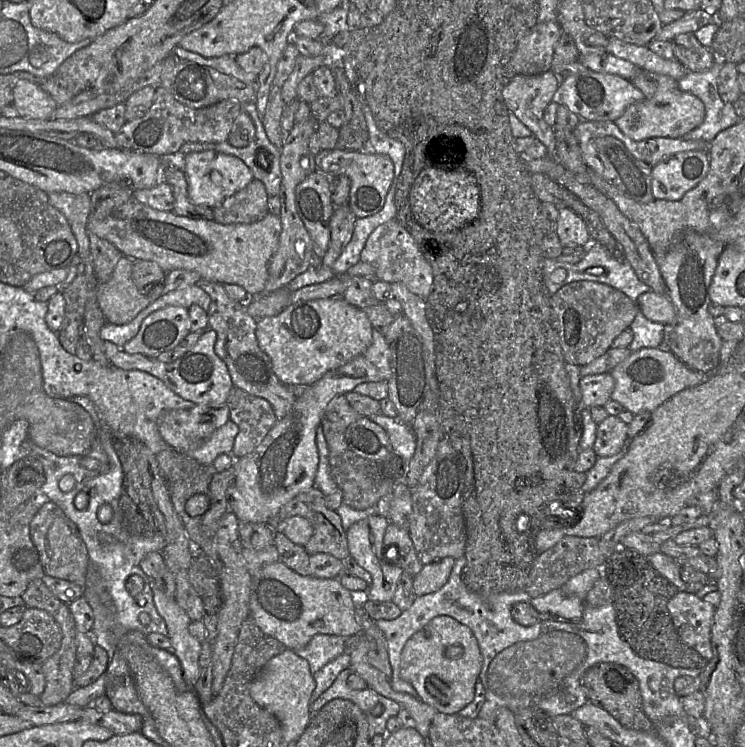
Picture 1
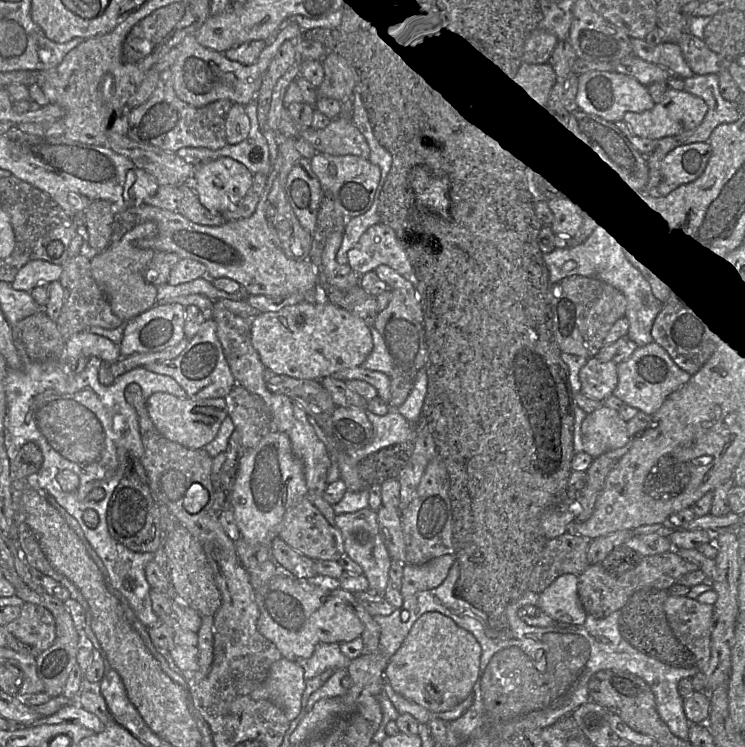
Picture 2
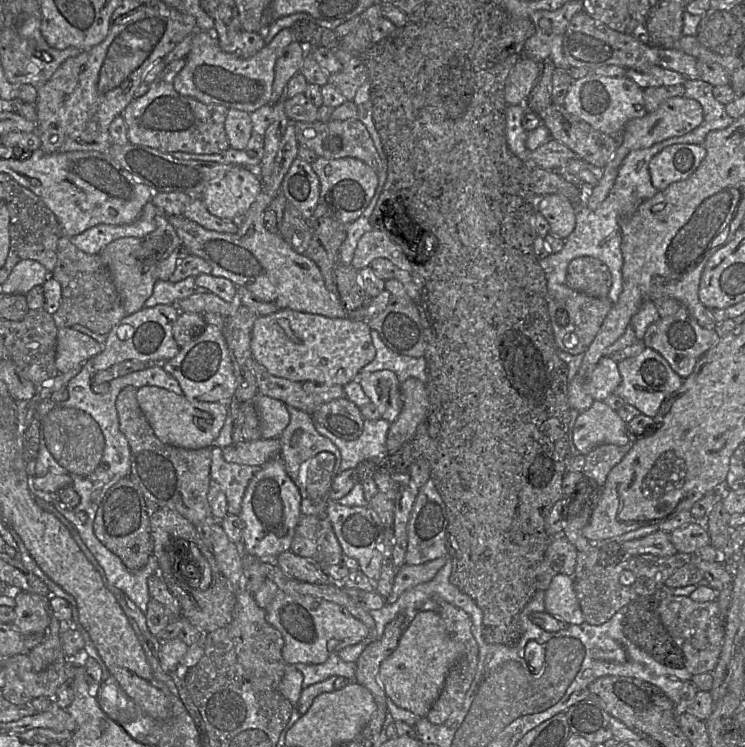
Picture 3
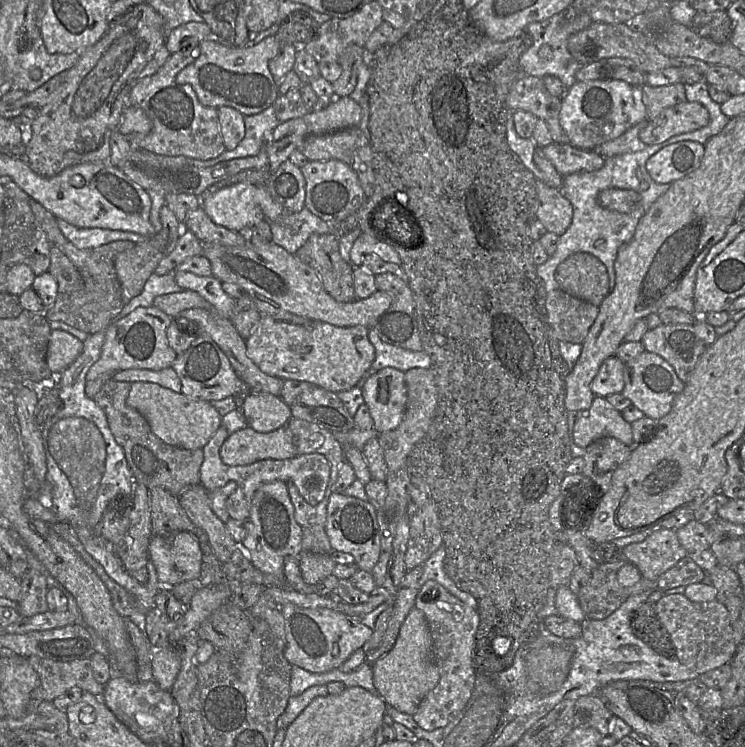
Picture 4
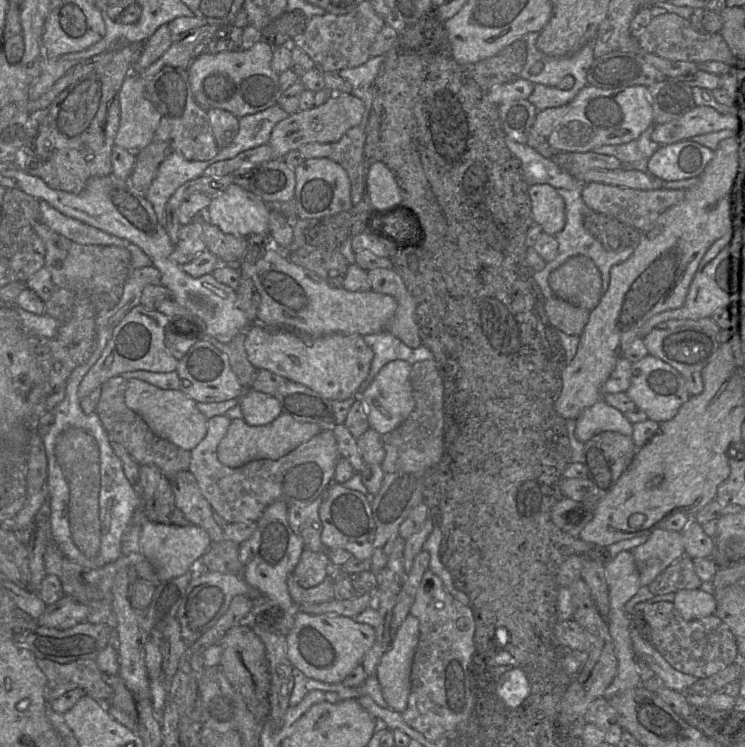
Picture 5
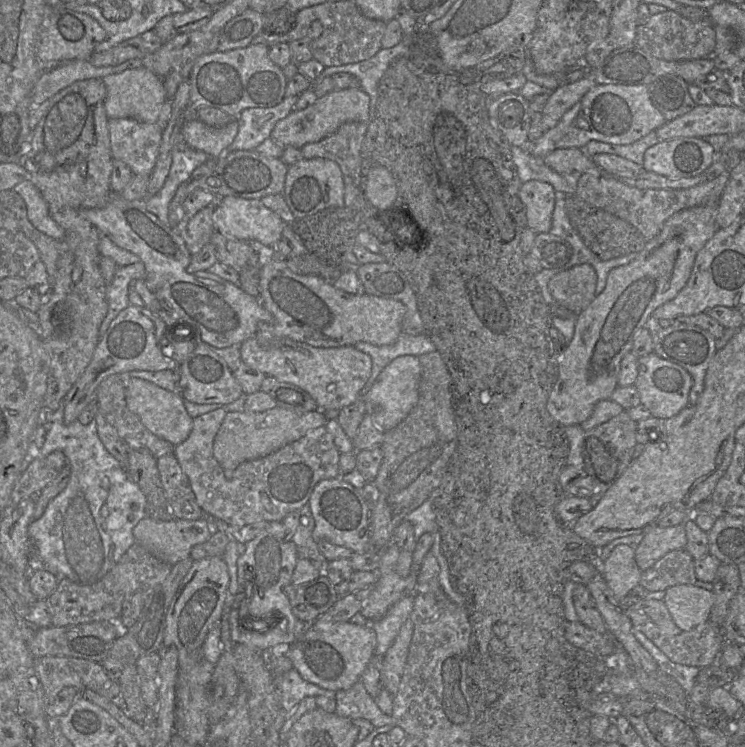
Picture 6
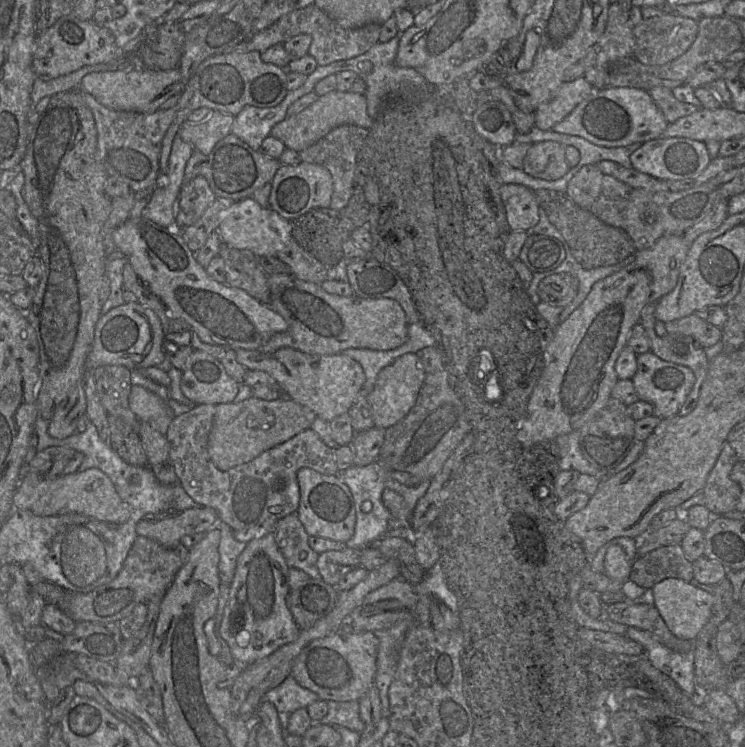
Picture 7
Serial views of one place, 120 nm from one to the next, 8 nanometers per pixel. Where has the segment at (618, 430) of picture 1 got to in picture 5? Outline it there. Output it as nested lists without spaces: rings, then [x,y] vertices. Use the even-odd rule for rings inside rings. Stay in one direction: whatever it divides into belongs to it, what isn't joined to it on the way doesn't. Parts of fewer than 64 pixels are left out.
[[[601,399],[584,409],[576,419],[575,437],[585,443],[604,431],[614,431],[632,437],[633,424],[626,419],[624,413]]]

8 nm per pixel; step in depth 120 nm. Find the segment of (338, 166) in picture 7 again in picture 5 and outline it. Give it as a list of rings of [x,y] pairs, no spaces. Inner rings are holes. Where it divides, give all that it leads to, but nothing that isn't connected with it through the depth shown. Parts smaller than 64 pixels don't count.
[[[358,125],[350,128],[336,142],[307,143],[298,148],[304,159],[329,158],[347,172],[351,184],[351,201],[357,205],[366,192],[368,168],[364,158],[365,131]]]

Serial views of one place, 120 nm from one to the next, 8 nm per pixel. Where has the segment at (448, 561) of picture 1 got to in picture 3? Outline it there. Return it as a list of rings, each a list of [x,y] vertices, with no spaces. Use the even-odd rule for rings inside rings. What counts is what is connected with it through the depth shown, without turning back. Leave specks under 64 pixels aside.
[[[440,557],[418,565],[408,565],[405,563],[397,571],[392,591],[386,598],[386,603],[395,602],[407,589],[432,580],[445,565],[446,560],[446,557]]]

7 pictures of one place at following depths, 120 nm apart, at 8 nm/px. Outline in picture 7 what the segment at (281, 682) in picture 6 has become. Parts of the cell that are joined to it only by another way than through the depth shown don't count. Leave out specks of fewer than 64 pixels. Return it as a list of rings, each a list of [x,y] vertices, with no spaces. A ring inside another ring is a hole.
[[[290,675],[278,687],[268,691],[263,700],[271,702],[276,707],[280,723],[286,731],[289,719],[296,710],[308,708],[320,698],[316,693],[299,685]]]

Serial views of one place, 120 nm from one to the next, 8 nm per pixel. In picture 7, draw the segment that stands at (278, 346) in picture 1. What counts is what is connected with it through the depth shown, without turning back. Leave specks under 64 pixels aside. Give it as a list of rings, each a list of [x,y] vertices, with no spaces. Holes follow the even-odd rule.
[[[281,348],[273,353],[263,353],[260,349],[234,351],[237,361],[247,370],[267,372],[276,380],[283,396],[309,408],[327,422],[348,413],[366,381],[361,364],[341,353],[311,355],[293,348]]]

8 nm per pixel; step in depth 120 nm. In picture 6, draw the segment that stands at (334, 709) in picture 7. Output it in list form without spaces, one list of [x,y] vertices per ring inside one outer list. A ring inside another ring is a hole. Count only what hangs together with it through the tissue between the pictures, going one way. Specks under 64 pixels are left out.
[[[362,680],[347,690],[336,692],[336,714],[354,719],[366,719],[375,727],[395,725],[392,715],[384,714],[373,697],[366,691]]]

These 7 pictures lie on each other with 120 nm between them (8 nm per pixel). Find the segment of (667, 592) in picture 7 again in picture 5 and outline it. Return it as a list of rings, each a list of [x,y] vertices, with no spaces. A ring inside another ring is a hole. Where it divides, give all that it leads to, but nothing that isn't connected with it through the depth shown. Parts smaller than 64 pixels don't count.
[[[681,589],[675,593],[673,603],[685,620],[695,620],[716,613],[715,594],[696,589]]]

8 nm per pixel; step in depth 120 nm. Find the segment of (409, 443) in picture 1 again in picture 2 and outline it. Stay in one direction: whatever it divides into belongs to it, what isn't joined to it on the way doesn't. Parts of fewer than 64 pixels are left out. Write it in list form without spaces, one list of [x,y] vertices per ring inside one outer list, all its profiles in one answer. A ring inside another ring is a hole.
[[[391,409],[384,416],[367,411],[367,416],[374,428],[373,441],[361,449],[344,448],[358,462],[381,449],[414,440],[414,425],[398,413],[397,409]]]

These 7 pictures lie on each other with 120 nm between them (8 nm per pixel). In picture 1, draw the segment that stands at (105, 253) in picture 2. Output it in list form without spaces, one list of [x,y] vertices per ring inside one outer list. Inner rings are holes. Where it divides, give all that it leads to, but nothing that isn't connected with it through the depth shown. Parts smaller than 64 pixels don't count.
[[[122,256],[117,263],[110,280],[97,286],[97,299],[107,322],[123,325],[131,322],[139,312],[145,309],[151,301],[136,288],[132,280],[133,260]]]

